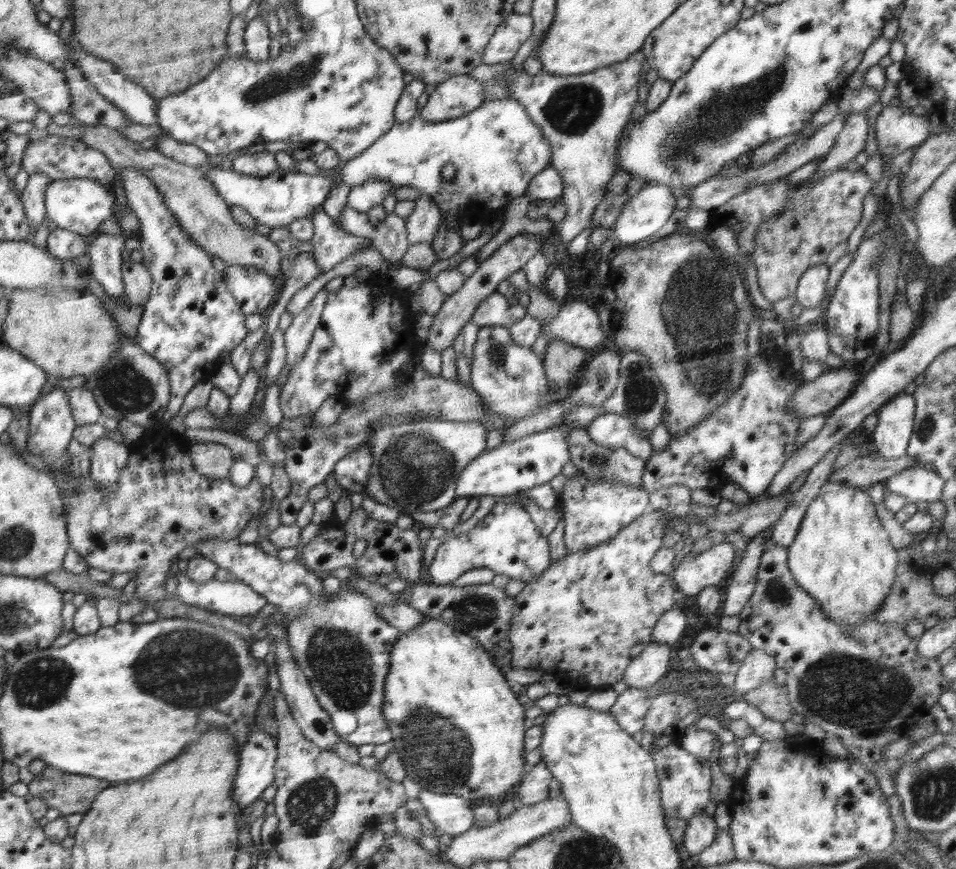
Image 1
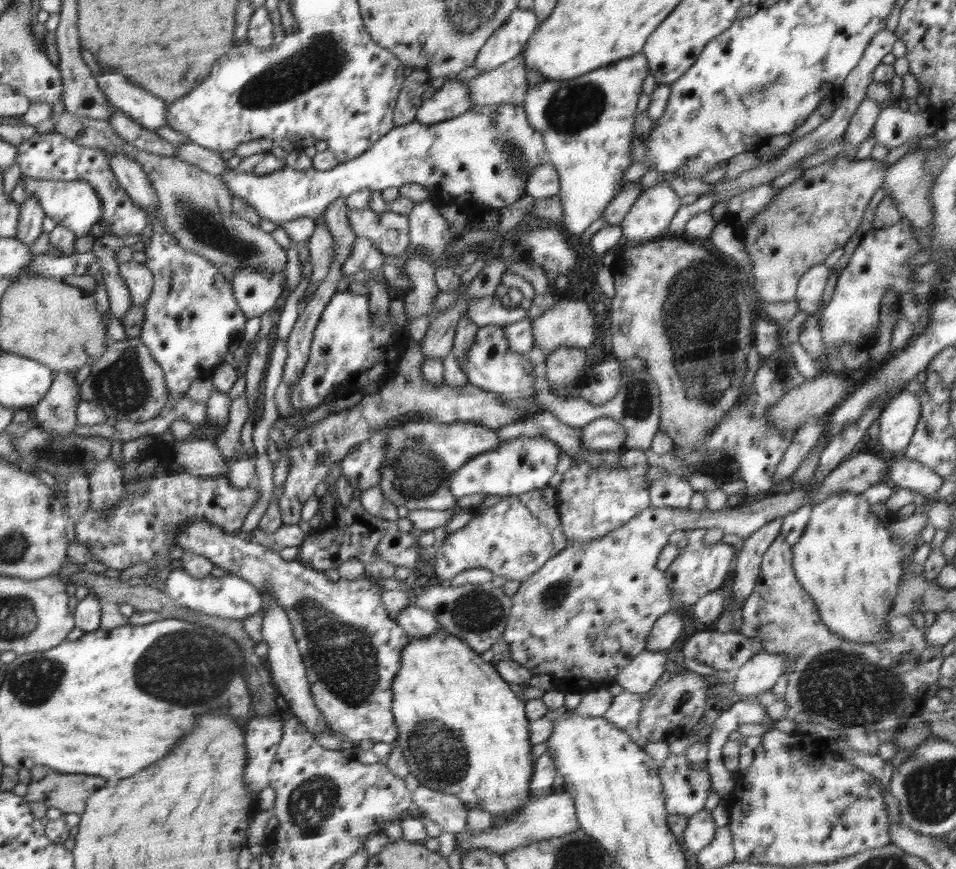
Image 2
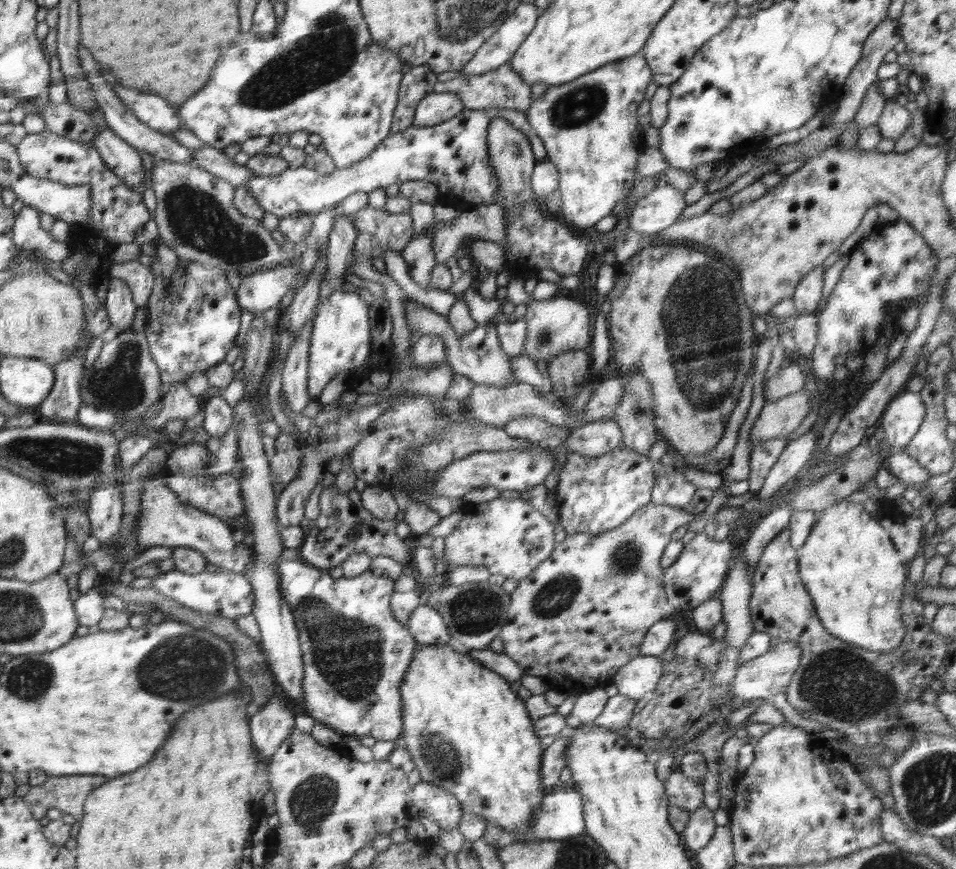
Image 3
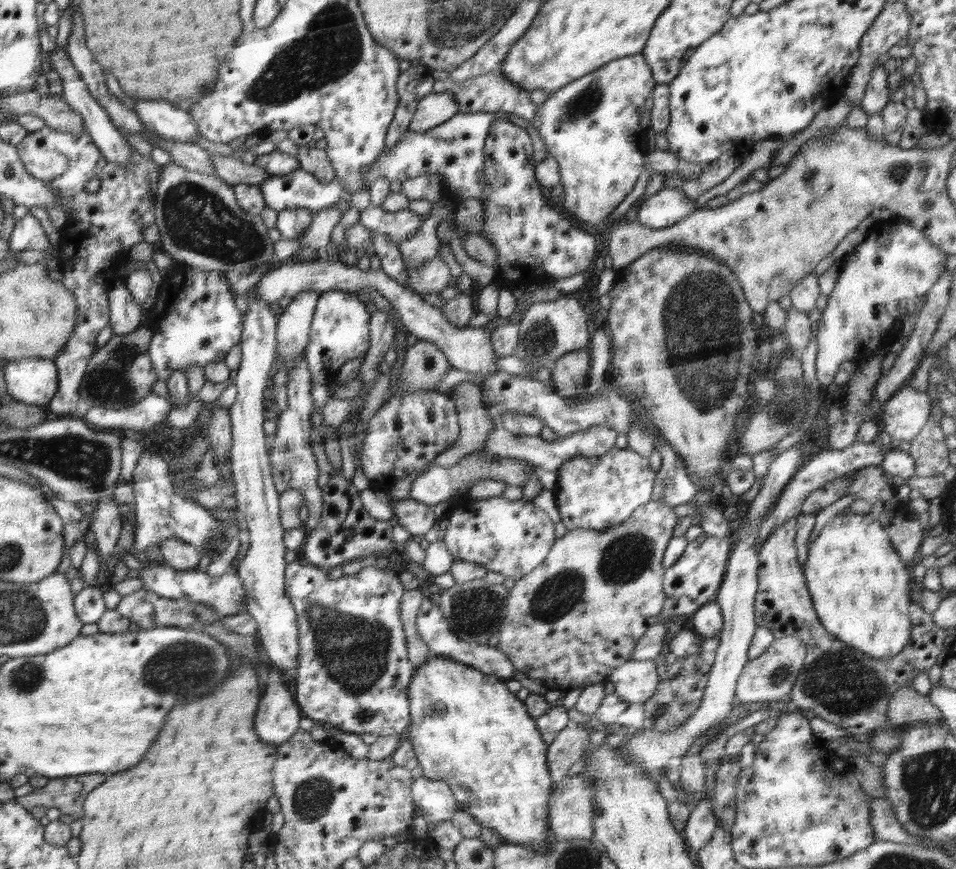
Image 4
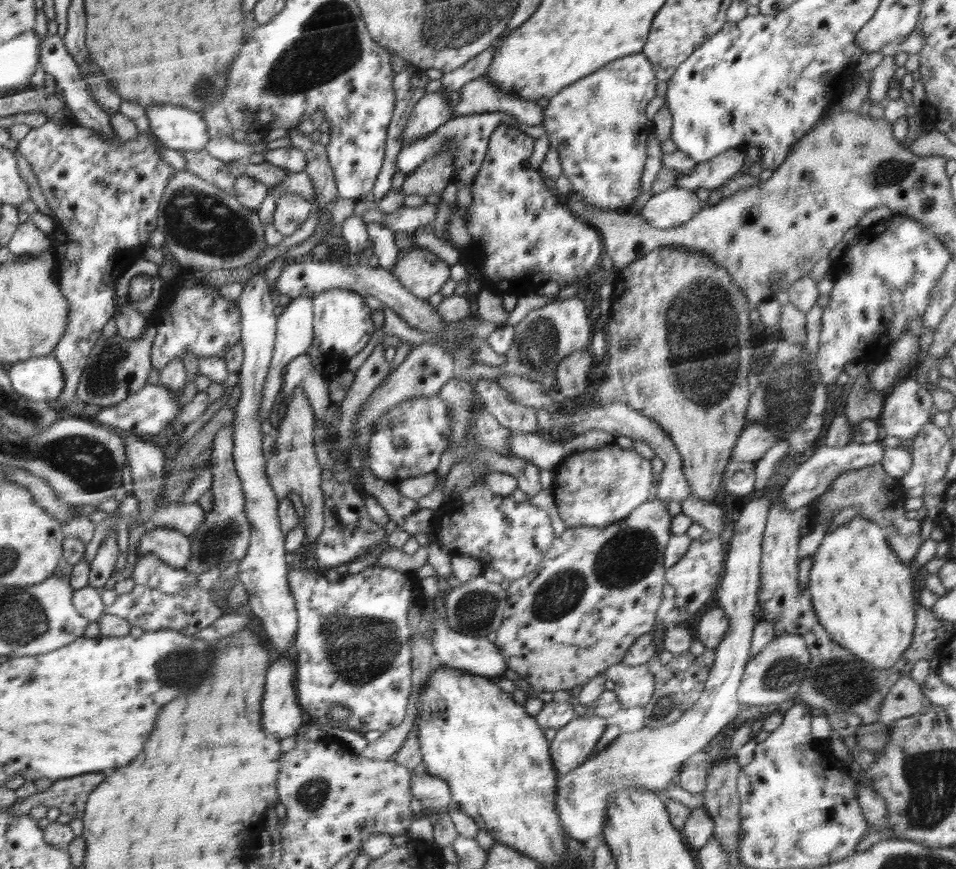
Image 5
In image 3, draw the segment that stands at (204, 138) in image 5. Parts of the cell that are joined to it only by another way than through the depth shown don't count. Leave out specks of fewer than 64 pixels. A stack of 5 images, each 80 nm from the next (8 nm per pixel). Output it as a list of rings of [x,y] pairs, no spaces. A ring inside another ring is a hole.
[[[116,84],[113,90],[116,97],[128,107],[129,112],[134,113],[138,120],[150,128],[164,134],[181,128],[181,118],[178,116],[176,107],[170,105],[160,96],[132,90],[122,84]]]

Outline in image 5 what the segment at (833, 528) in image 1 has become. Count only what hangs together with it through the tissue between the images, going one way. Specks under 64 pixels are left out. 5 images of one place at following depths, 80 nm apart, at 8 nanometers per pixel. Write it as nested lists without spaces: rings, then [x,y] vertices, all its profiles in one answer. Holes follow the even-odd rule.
[[[852,517],[847,523],[835,527],[830,533],[826,533],[825,537],[821,540],[817,551],[813,555],[812,568],[810,570],[810,581],[808,581],[808,595],[812,601],[812,606],[819,623],[825,628],[825,631],[830,634],[831,639],[843,646],[846,650],[850,651],[852,655],[860,659],[862,662],[868,664],[870,667],[877,669],[889,669],[897,660],[900,655],[911,645],[913,632],[915,629],[915,610],[914,608],[914,576],[915,571],[910,566],[898,560],[895,552],[889,544],[886,544],[885,533],[882,532],[877,524],[869,520]]]

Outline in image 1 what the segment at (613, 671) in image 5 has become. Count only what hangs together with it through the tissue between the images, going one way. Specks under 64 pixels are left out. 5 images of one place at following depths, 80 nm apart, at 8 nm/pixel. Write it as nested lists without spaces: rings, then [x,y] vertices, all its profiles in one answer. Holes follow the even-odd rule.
[[[648,643],[627,665],[621,681],[629,687],[653,692],[657,689],[658,680],[661,680],[667,671],[671,655],[671,647],[668,645]]]

